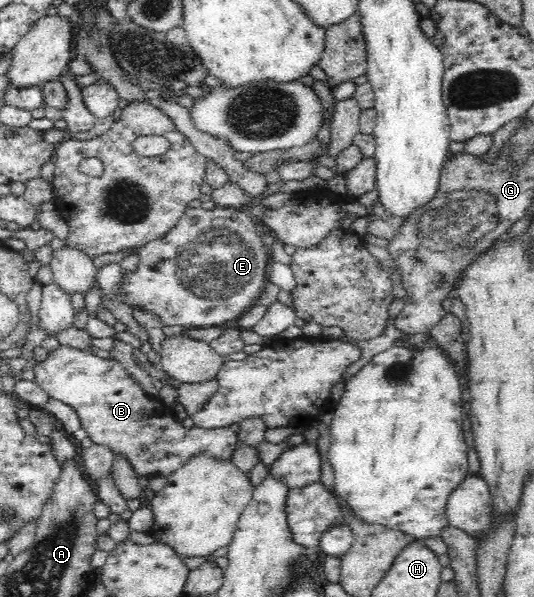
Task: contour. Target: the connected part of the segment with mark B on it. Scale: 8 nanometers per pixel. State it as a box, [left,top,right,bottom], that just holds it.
[35,345,238,480]

